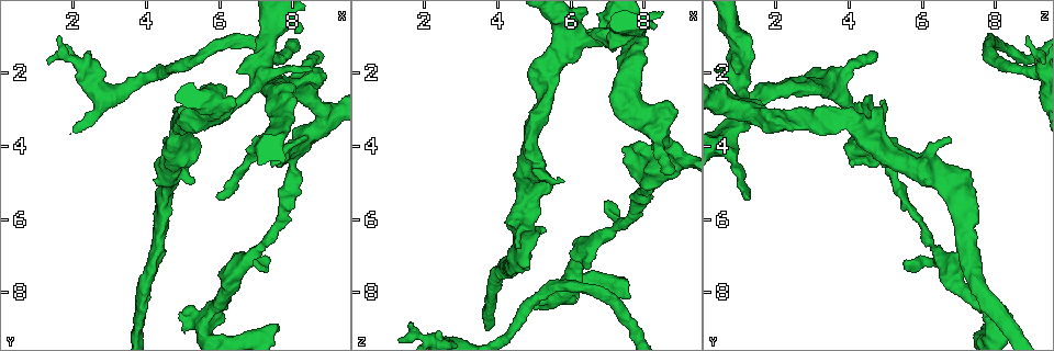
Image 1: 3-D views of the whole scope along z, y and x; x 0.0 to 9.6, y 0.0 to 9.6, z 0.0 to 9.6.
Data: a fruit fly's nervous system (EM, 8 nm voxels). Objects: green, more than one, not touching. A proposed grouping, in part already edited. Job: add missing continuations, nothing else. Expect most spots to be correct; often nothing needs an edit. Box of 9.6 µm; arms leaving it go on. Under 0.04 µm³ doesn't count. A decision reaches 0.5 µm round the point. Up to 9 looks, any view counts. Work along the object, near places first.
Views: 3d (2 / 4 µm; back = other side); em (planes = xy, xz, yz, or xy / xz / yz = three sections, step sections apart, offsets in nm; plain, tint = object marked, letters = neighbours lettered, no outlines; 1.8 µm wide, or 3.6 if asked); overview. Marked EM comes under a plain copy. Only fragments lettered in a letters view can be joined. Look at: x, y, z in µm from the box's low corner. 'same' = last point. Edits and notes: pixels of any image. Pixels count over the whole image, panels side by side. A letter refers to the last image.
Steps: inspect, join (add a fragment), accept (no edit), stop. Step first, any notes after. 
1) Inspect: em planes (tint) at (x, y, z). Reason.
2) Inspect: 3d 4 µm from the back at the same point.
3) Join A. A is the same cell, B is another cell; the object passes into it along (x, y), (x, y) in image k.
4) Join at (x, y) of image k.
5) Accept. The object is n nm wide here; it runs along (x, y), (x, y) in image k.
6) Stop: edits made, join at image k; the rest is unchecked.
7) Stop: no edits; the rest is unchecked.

Inspect: em planes (letters) at (7.80, 4.20, 3.95). Touches itself.

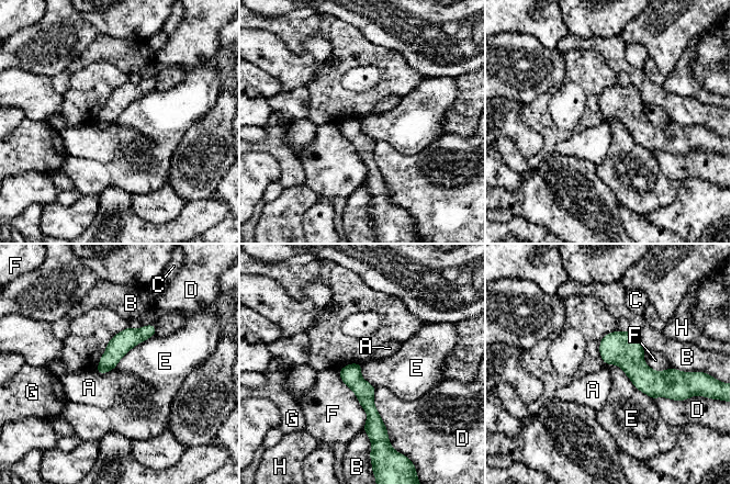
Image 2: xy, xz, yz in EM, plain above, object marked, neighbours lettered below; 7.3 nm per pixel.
Accept. The longest contact is with F, 460 nm; A, B, C, D, E, F, G and H are other cells; no lettered fragment goes on from it.

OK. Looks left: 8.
Inspect: em 3.6 µm xz step 4 (letters) at (5.85, 2.85, 4.95). Free end.

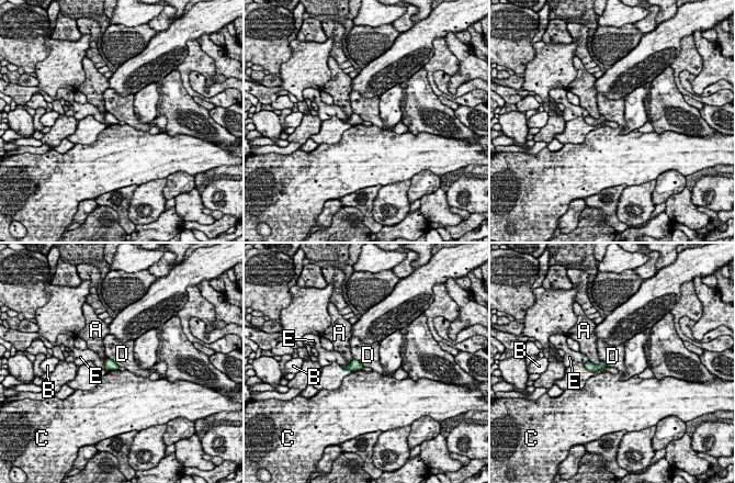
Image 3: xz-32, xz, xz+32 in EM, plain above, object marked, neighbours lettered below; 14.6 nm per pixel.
Accept. A, B, C, D and E are other cells; a border runs along (106, 357), (119, 367) in image 3; no lettered fragment goes on from it.

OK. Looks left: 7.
Inspect: 3d 4 µm from the back at (6.95, 7.20, 5.50). Branch stops here.

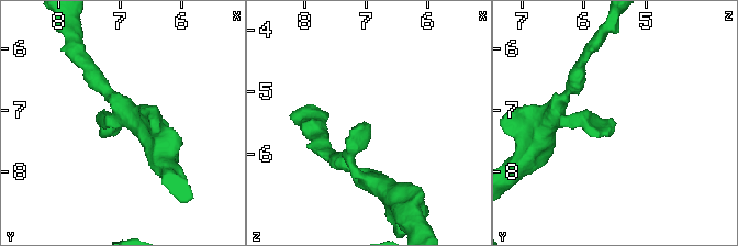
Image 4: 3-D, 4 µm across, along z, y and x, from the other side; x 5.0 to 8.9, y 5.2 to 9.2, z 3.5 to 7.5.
Inspect: em planes (letters) at (6.95, 7.25, 5.55).

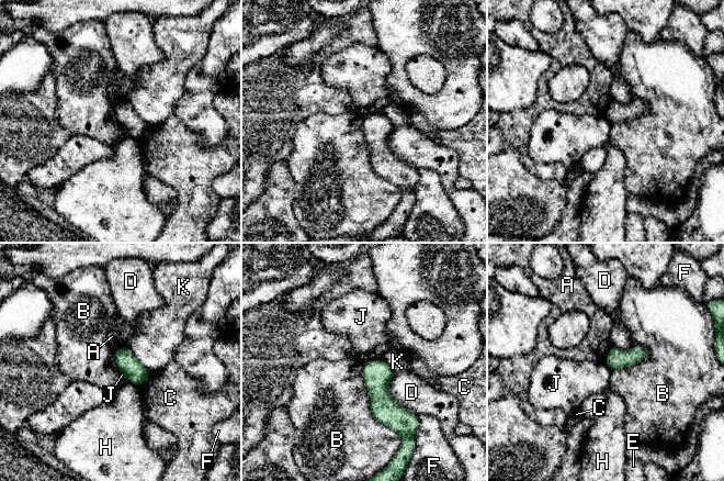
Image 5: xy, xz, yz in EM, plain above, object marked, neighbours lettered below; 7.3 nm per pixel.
Accept. A, B, C, D, E, F, H, J and K are other cells; a border runs along (362, 364), (371, 413), (399, 434) in image 5; no lettered fragment goes on from it.

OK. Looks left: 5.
Inspect: 3d 2 µm at (6.35, 6.95, 7.15).

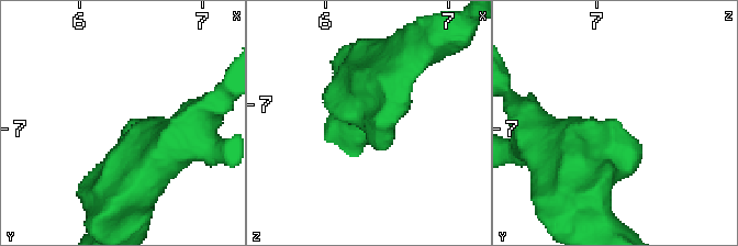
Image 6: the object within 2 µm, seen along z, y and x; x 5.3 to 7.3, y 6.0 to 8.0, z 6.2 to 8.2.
Inspect: em yz step 16 (tint) at (6.40, 6.94, 7.18). Need the tissue.

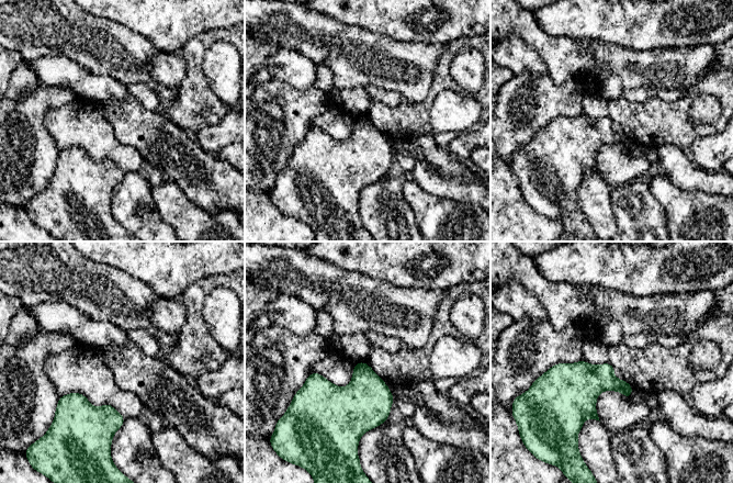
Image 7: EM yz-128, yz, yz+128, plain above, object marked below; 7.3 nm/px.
Inspect: em planes (letters) at the same point.

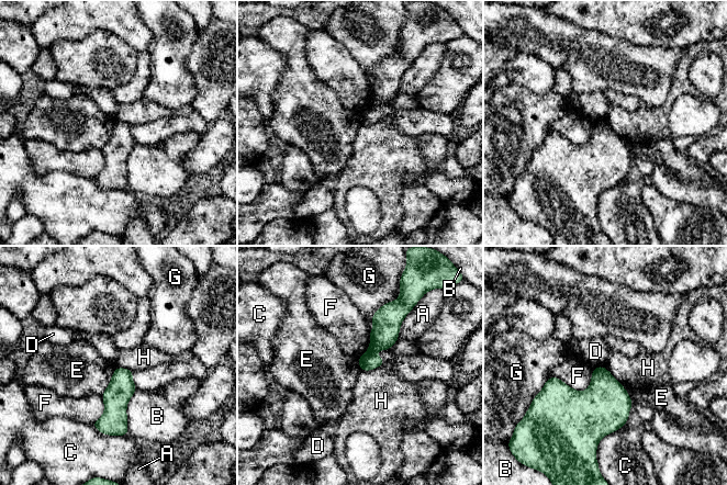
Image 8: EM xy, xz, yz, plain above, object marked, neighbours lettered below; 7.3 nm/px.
Accept. A, B, C, D, E, F, G and H are other cells; a border runs along (115, 368), (107, 388), (101, 395) in image 8; no lettered fragment goes on from it.

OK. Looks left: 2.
Stop: no edits; the rest is unchecked.

